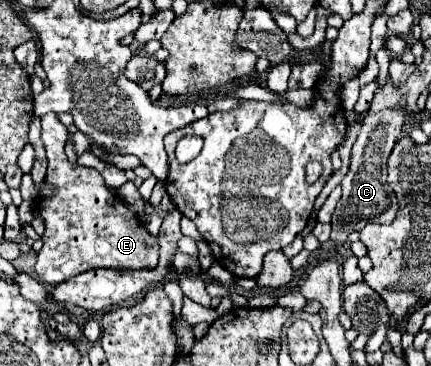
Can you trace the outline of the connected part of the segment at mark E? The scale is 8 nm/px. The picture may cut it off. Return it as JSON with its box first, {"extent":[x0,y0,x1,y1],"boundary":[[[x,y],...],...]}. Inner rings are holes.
{"extent":[35,113,159,285],"boundary":[[[47,113],[45,117],[41,117],[41,127],[43,127],[41,137],[43,137],[43,143],[47,149],[47,163],[49,163],[45,181],[55,185],[57,193],[55,193],[55,197],[43,197],[37,203],[39,213],[47,225],[47,229],[43,233],[43,249],[39,251],[37,265],[35,265],[35,273],[37,273],[39,281],[49,283],[49,285],[59,285],[79,273],[99,269],[99,267],[105,267],[105,269],[153,269],[159,261],[157,239],[143,229],[137,215],[133,211],[129,211],[127,205],[119,197],[115,197],[107,191],[107,185],[99,171],[69,163],[69,159],[65,155],[65,143],[69,139],[69,133],[67,133],[67,127],[59,121],[57,113]]]}

